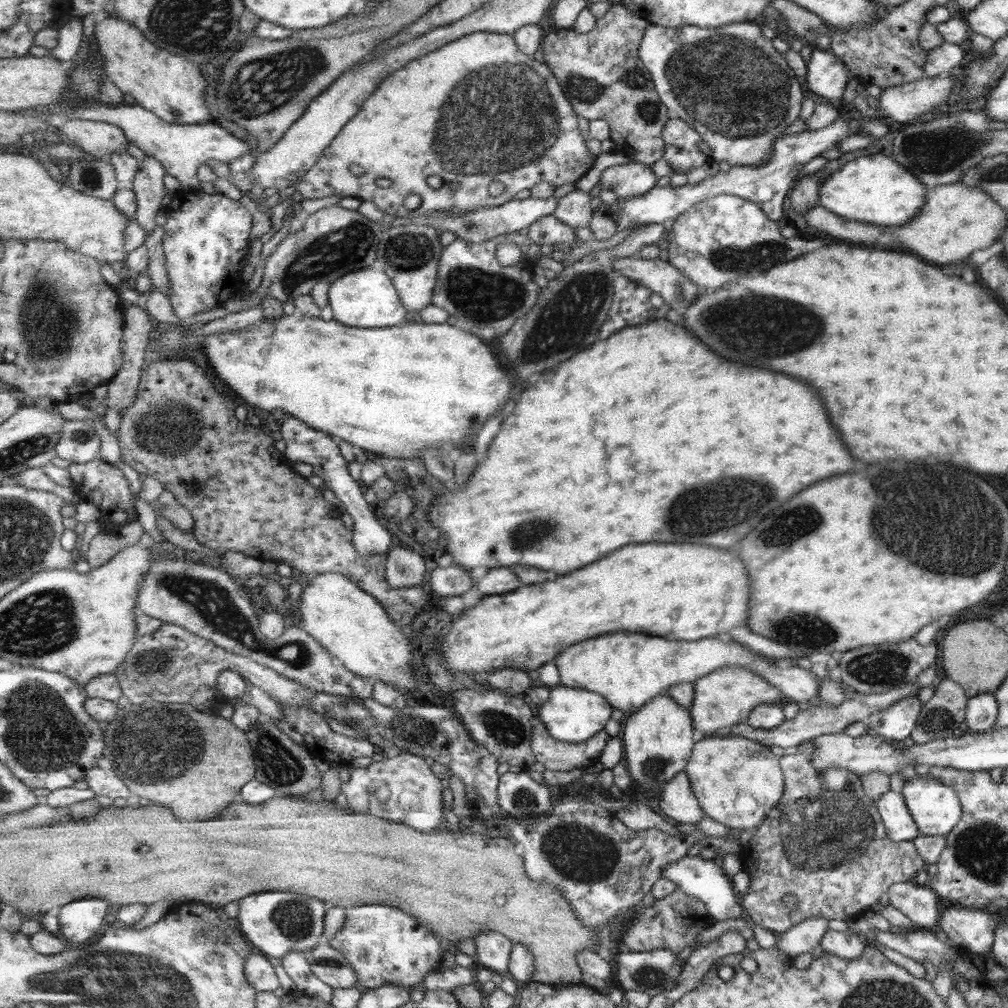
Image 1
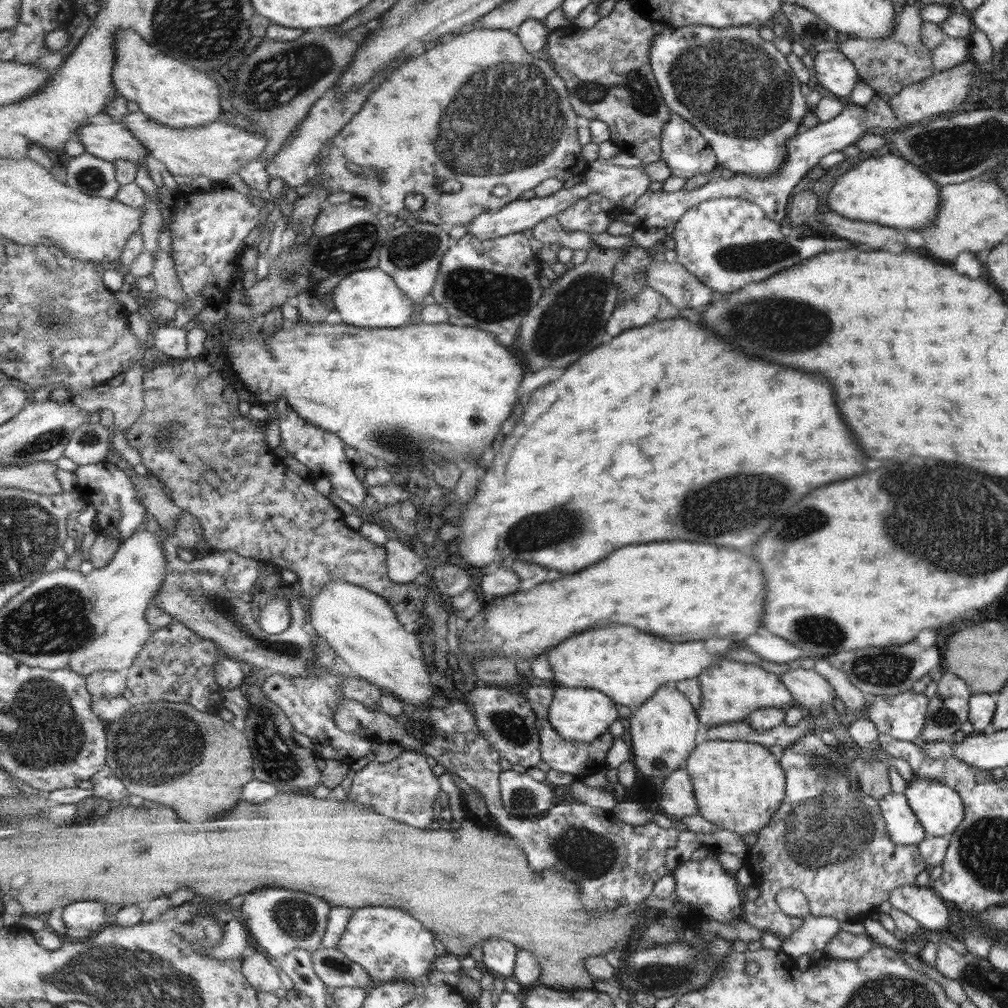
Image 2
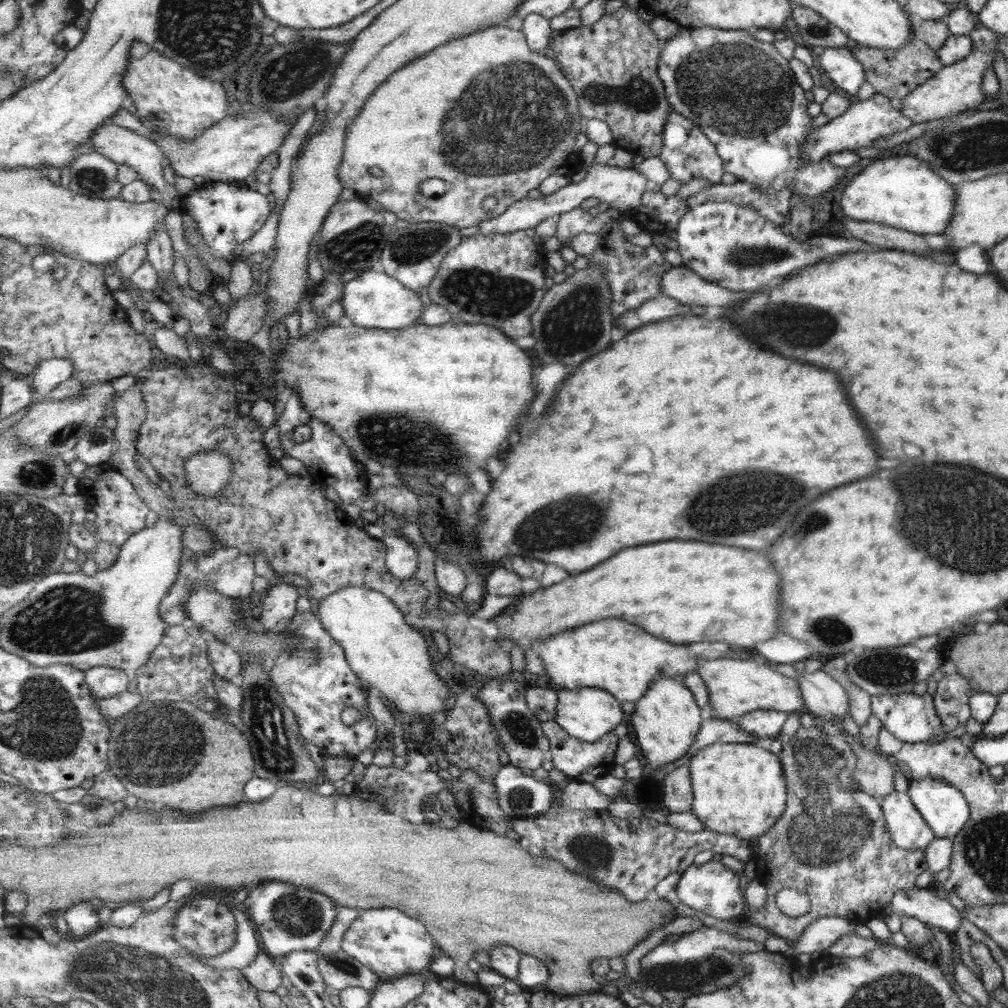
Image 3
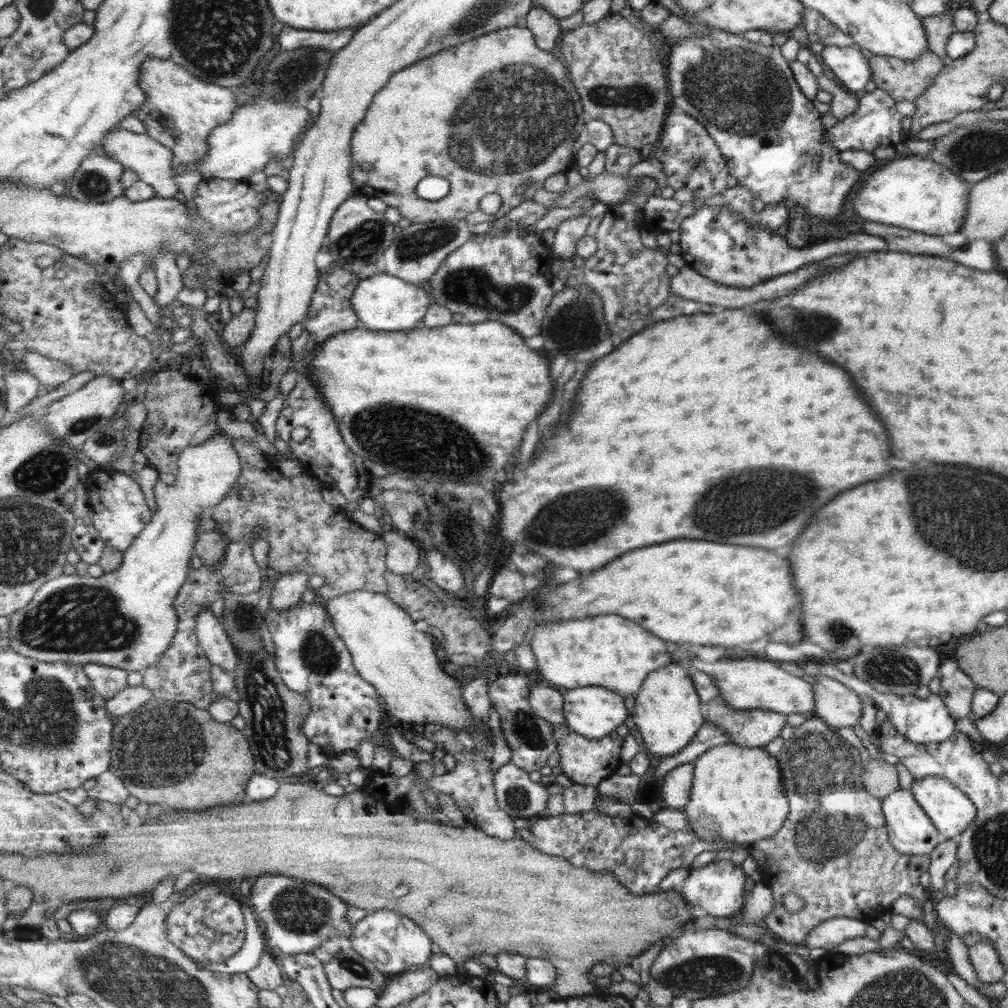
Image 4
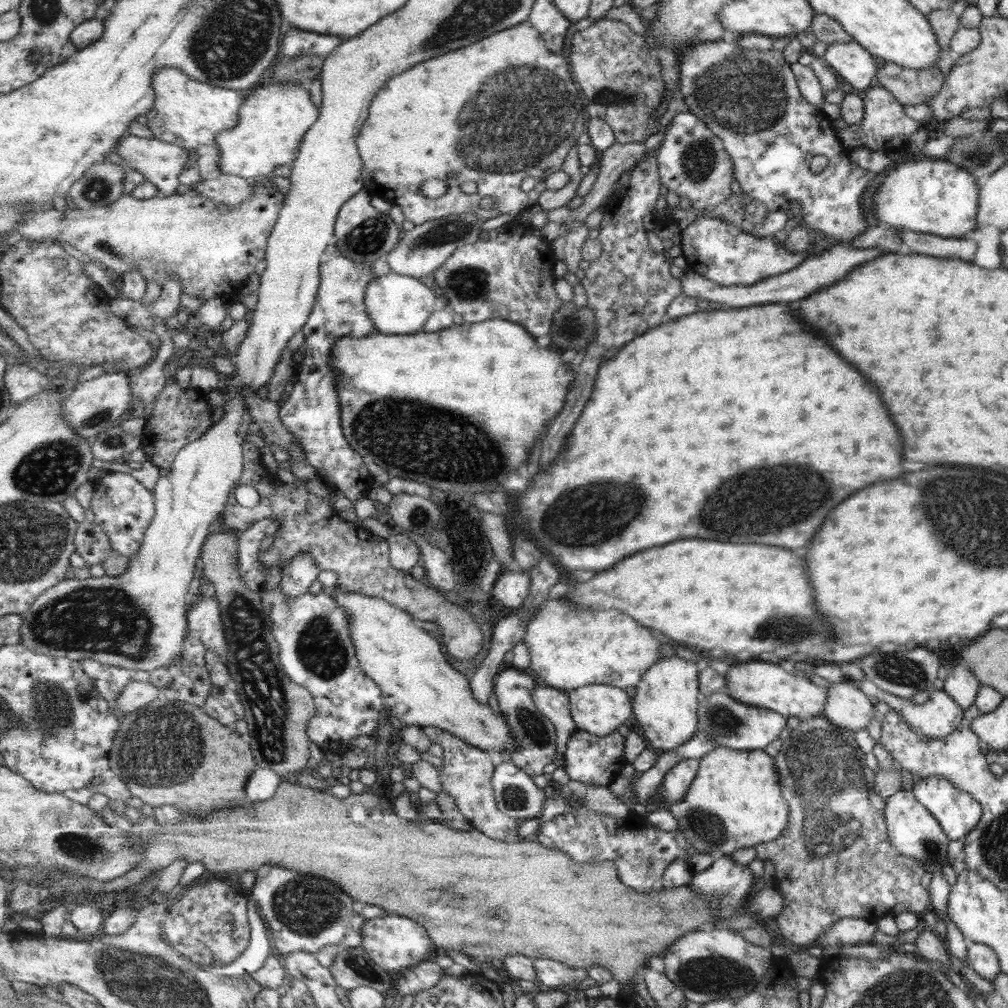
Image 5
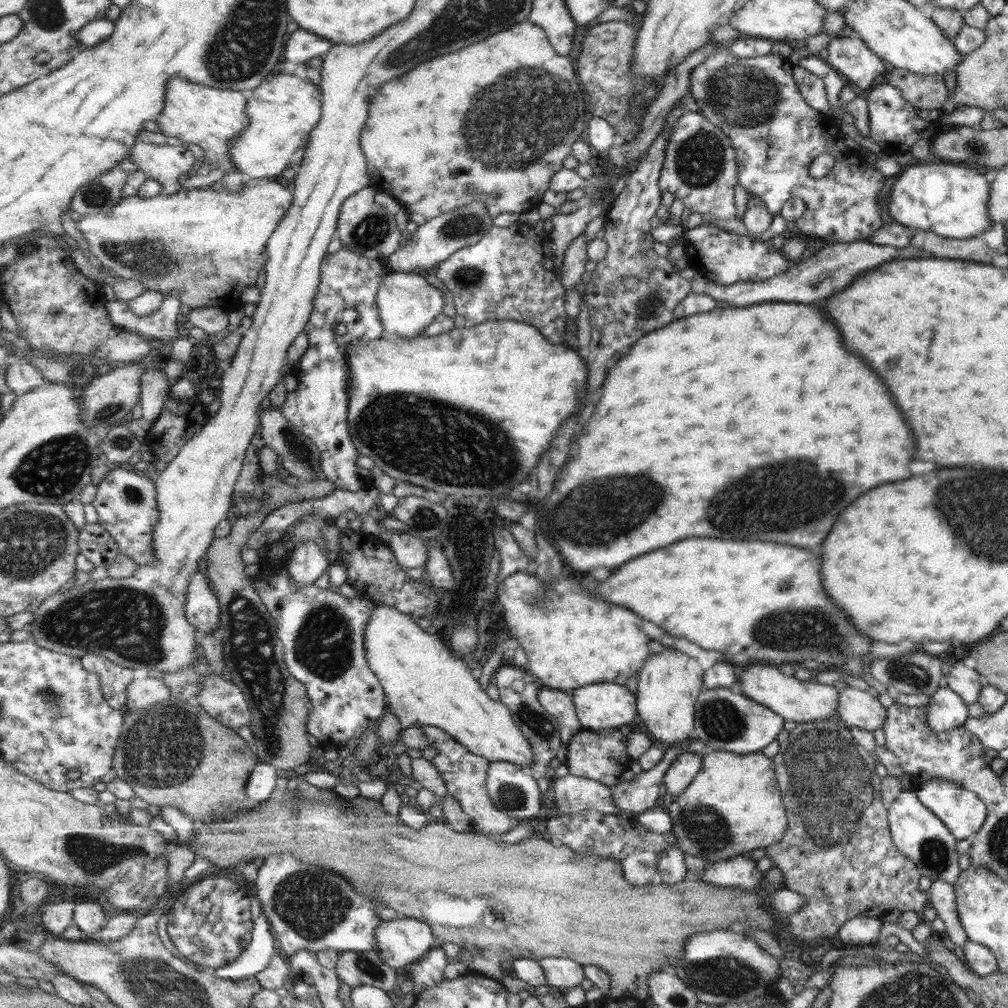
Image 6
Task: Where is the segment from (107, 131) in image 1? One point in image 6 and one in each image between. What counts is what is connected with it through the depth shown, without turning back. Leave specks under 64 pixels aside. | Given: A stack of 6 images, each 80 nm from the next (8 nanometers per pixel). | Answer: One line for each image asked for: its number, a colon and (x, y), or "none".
2: (114, 141)
3: (125, 146)
4: (151, 159)
5: (161, 163)
6: (167, 163)

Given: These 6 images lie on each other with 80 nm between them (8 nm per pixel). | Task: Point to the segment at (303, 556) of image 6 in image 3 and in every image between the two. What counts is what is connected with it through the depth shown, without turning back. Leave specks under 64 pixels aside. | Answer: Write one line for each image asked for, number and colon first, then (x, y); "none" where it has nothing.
3: (279, 606)
4: (289, 588)
5: (298, 576)

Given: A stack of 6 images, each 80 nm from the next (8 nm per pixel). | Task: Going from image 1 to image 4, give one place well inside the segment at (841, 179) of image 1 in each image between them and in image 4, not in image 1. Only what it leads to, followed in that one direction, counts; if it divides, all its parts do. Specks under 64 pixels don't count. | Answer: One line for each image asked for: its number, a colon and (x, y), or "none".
2: (887, 190)
3: (903, 192)
4: (915, 193)

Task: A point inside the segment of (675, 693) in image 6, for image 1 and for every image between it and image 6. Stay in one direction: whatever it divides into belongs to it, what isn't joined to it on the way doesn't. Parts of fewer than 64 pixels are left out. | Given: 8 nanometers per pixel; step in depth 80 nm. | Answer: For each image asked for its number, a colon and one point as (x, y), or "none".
1: (659, 741)
2: (663, 730)
3: (667, 720)
4: (667, 713)
5: (667, 700)

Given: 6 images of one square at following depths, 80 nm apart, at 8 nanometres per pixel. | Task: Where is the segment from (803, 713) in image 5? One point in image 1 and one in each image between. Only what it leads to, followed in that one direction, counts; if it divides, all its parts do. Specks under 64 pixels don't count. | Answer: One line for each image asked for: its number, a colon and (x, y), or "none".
1: (724, 698)
2: (732, 690)
3: (737, 687)
4: (746, 683)

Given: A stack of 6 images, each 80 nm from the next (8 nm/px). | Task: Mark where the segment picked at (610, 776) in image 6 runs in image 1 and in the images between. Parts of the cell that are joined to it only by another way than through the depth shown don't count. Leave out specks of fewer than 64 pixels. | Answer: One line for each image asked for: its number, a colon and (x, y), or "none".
1: (555, 755)
2: (580, 759)
3: (578, 759)
4: (586, 761)
5: (591, 759)

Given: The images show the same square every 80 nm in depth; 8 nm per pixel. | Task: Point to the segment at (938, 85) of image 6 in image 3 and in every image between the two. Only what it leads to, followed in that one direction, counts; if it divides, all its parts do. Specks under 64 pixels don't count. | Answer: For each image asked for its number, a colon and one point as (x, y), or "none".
3: (893, 73)
4: (902, 80)
5: (908, 86)

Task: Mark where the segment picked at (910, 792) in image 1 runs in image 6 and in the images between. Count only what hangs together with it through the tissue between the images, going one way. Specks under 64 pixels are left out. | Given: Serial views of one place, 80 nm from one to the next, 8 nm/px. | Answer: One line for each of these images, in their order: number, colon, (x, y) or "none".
2: (938, 808)
3: (943, 808)
4: (949, 810)
5: (957, 813)
6: (961, 811)

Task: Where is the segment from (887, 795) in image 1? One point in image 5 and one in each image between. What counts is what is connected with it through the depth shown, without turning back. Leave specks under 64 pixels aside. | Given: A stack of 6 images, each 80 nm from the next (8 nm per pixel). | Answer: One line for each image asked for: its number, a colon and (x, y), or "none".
2: (902, 827)
3: (905, 826)
4: (909, 831)
5: (913, 832)

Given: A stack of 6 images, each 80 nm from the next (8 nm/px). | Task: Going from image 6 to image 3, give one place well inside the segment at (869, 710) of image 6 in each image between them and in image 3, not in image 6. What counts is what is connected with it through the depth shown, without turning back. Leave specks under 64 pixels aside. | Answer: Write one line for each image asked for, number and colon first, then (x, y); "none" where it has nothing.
3: (824, 699)
4: (833, 703)
5: (846, 707)

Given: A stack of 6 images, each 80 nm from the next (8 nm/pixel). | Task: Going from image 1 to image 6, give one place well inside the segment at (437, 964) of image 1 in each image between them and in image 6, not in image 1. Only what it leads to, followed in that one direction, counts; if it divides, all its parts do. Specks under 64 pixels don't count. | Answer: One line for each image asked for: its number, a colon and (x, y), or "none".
2: (392, 945)
3: (393, 944)
4: (396, 944)
5: (395, 942)
6: (402, 942)

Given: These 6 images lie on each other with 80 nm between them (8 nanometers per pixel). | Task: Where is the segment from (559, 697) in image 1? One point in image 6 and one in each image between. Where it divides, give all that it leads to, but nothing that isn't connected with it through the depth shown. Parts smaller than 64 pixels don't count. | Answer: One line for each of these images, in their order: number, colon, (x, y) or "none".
2: (583, 714)
3: (589, 714)
4: (595, 712)
5: (598, 709)
6: (602, 706)

